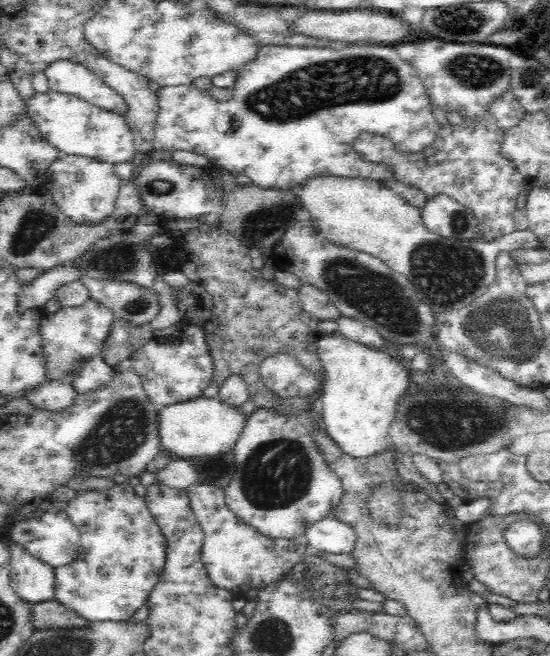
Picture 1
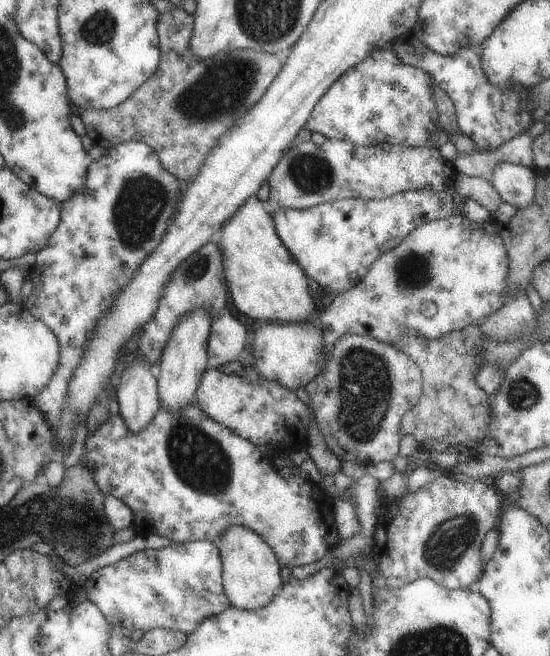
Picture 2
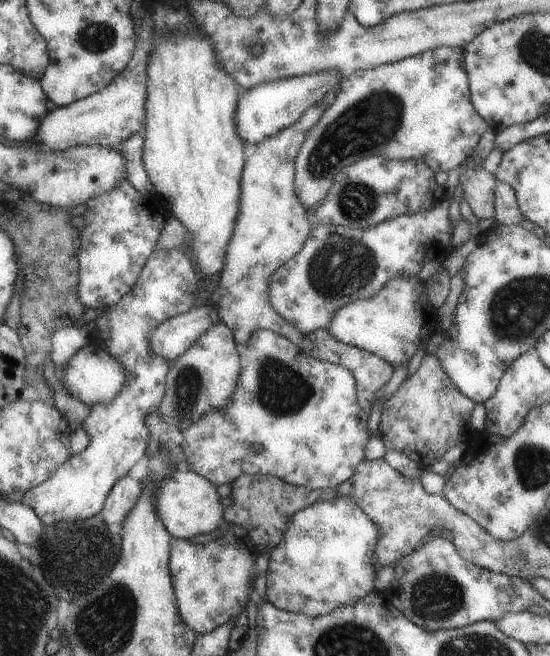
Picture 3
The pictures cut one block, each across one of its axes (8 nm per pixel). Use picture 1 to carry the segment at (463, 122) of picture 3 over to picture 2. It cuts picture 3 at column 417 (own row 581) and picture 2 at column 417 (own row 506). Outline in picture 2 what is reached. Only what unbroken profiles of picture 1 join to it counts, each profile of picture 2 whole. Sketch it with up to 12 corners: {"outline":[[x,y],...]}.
{"outline":[[387,46],[348,68],[305,128],[429,146],[432,78]]}

